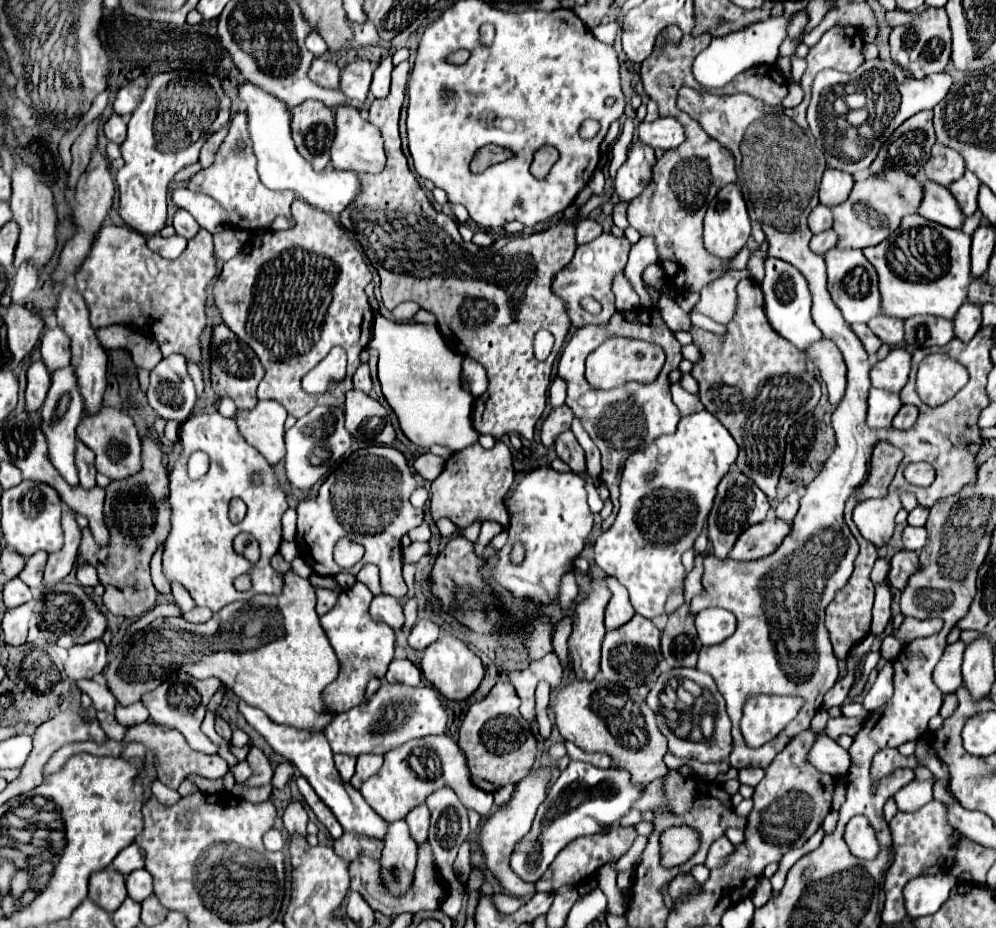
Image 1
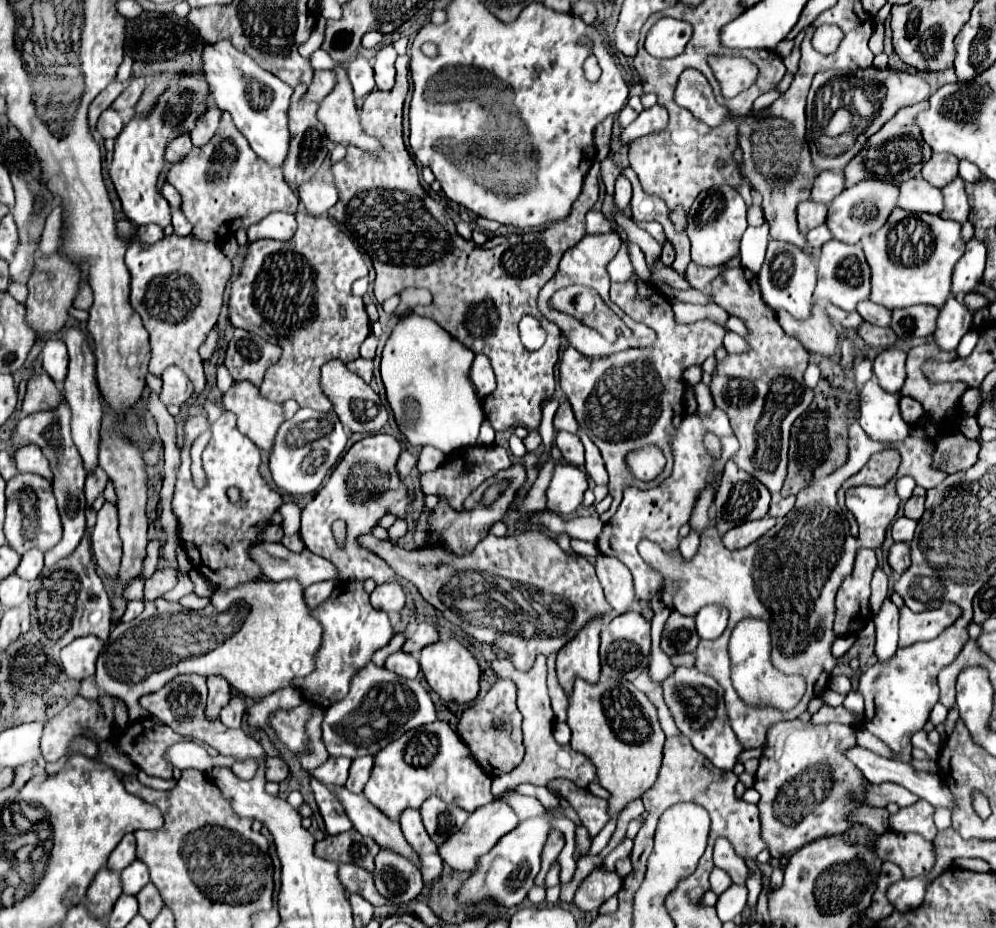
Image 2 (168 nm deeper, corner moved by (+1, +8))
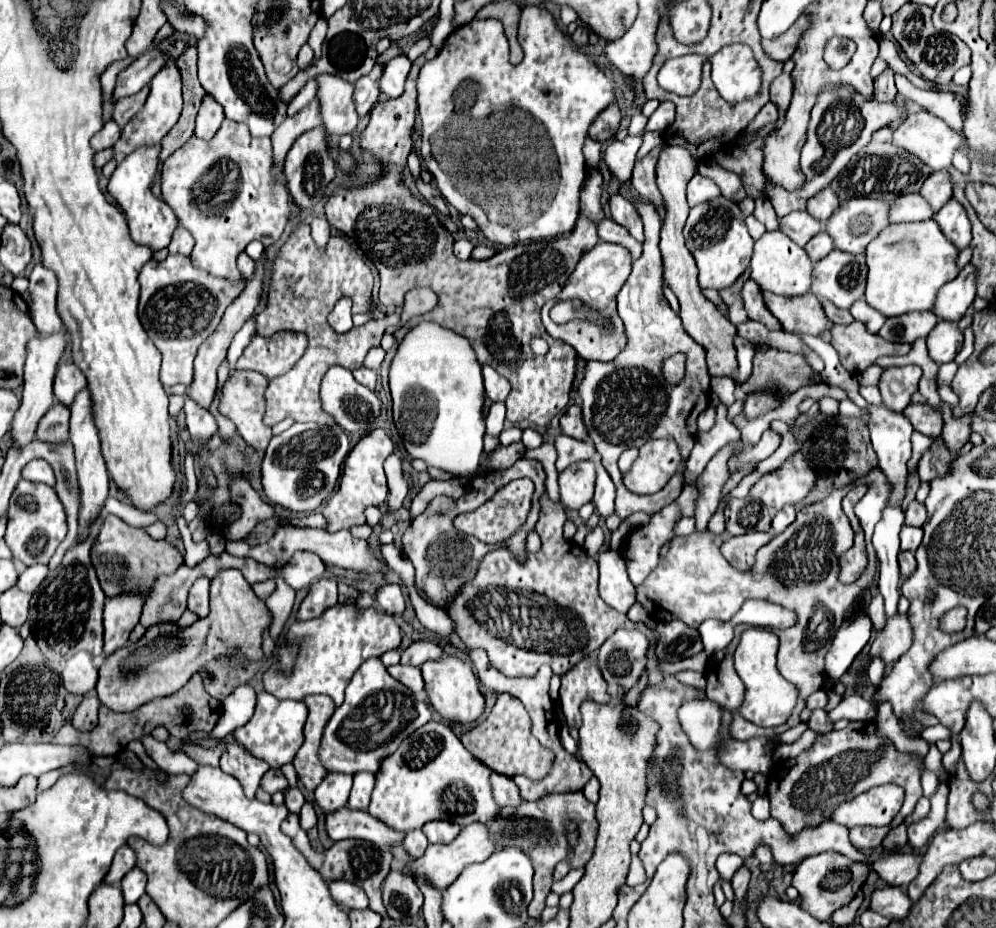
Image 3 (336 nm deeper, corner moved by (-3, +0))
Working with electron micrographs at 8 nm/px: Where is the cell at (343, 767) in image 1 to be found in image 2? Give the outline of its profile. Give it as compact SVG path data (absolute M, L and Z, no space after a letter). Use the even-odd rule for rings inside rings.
M328 758L322 766L318 766L312 772L312 776L326 786L344 786L348 778L348 768L350 768L348 758Z

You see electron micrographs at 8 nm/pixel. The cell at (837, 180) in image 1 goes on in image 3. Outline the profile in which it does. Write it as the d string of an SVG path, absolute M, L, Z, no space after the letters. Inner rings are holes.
M828 186L828 188L824 188L824 190L818 192L818 194L814 194L814 196L808 200L806 210L808 210L816 220L822 220L822 222L824 222L826 218L832 216L832 212L838 208L838 204L840 204L840 200L838 200L836 192Z

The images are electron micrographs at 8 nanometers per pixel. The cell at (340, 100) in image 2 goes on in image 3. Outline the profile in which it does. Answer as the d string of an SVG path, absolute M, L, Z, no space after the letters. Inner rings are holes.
M320 74L316 78L318 78L320 116L326 132L330 136L354 134L358 126L358 114L352 98L354 86L330 74Z

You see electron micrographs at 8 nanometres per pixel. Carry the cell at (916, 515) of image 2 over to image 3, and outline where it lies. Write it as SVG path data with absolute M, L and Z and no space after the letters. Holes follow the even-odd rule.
M910 502L910 506L906 508L906 520L908 526L922 526L926 522L926 508L920 502Z

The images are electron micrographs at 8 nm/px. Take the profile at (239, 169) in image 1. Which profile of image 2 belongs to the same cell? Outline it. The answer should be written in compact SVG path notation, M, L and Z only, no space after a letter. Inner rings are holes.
M222 112L218 132L202 148L190 150L186 160L172 164L168 172L168 182L182 196L182 214L194 226L192 236L198 242L220 242L235 232L228 232L228 222L244 218L244 228L260 222L274 210L296 212L298 194L286 184L280 168L270 168L256 152L250 148L248 140L238 132L228 112Z

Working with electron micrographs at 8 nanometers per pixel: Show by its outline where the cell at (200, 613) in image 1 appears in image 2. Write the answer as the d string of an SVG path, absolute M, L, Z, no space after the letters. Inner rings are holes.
M188 594L188 596L184 596L184 598L180 600L180 604L182 604L186 610L202 610L204 606L210 604L210 600L208 600L208 598L200 598L200 596L196 596L196 594Z

